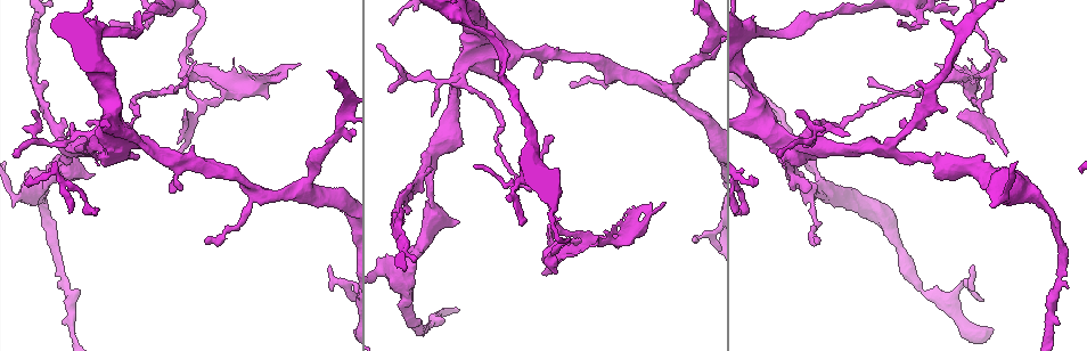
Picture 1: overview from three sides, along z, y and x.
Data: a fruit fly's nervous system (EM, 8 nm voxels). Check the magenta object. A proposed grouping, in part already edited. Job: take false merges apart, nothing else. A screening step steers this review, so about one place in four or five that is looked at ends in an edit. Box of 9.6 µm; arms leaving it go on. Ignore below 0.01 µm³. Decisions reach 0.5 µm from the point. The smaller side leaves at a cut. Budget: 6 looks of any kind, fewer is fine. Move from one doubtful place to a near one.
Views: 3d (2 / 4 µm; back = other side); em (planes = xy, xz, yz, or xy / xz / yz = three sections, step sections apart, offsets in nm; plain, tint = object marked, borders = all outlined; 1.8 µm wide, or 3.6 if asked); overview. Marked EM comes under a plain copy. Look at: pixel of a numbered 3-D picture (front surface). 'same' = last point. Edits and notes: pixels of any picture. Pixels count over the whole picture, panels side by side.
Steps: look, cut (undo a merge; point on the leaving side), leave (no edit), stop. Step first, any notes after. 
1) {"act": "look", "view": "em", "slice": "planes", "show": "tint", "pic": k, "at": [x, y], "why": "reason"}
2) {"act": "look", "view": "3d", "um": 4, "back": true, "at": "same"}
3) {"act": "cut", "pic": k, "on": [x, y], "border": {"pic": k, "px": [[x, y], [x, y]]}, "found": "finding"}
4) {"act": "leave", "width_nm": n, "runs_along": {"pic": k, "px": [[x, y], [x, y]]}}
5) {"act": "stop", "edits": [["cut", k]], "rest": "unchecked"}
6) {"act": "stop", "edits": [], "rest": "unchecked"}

{"act": "look", "view": "3d", "um": 4, "back": true, "pic": 1, "at": [549, 260], "why": "four or more arms meet"}

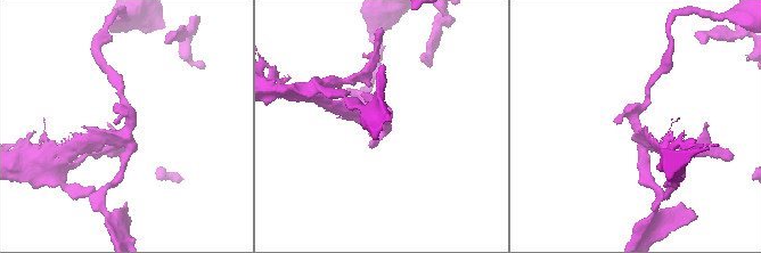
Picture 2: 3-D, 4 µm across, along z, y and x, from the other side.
{"act": "look", "view": "em", "slice": "xz", "step": 8, "show": "tint", "pic": 2, "at": [642, 137], "arms": 4, "why": "need the tissue"}

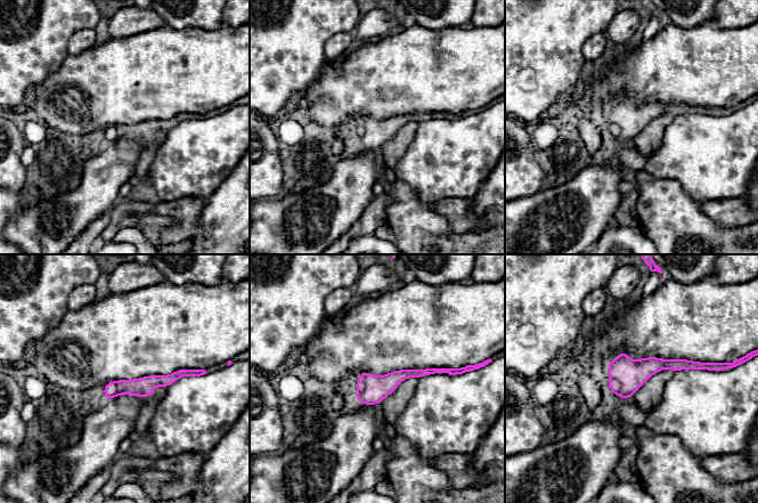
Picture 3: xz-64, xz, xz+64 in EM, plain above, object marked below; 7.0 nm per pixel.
{"act": "look", "view": "em", "slice": "planes", "show": "tint", "at": "same"}

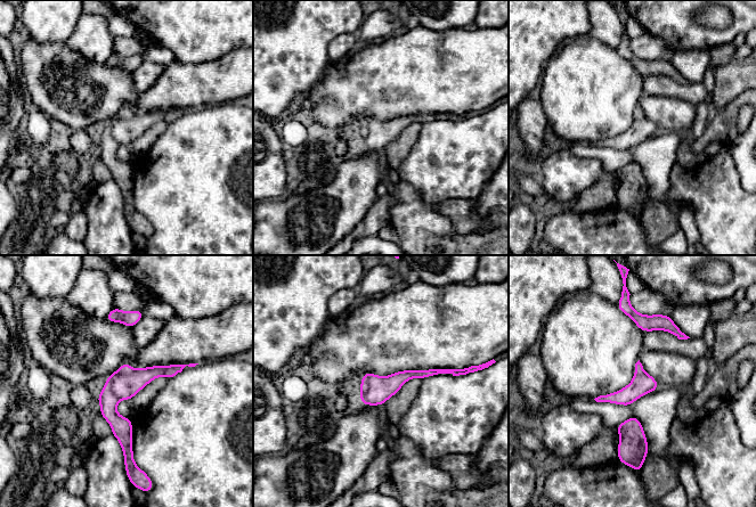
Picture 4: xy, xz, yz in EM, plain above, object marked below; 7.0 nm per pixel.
{"act": "leave", "found": "continuous, no second cell"}

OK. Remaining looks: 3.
{"act": "look", "view": "3d", "um": 2, "back": true, "pic": 1, "at": [462, 72], "why": "thick turns thin"}

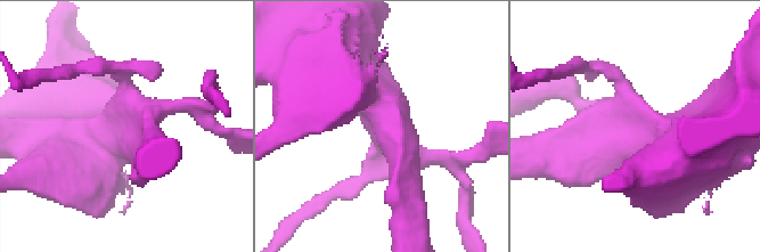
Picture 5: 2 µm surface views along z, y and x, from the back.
{"act": "look", "view": "em", "slice": "yz", "step": 8, "show": "tint", "pic": 5, "at": [391, 129], "arms": 4, "why": "shape alone is not enough"}

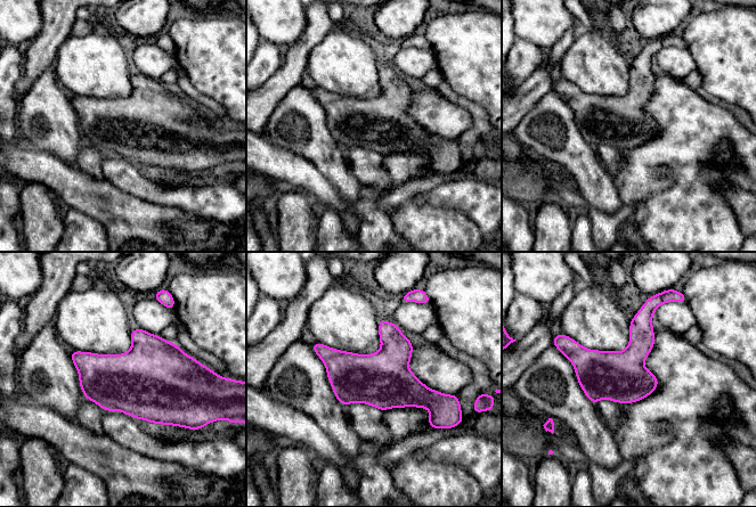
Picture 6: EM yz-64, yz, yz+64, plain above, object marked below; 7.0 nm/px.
{"act": "look", "view": "em", "slice": "xz", "step": 8, "show": "tint", "at": "same"}

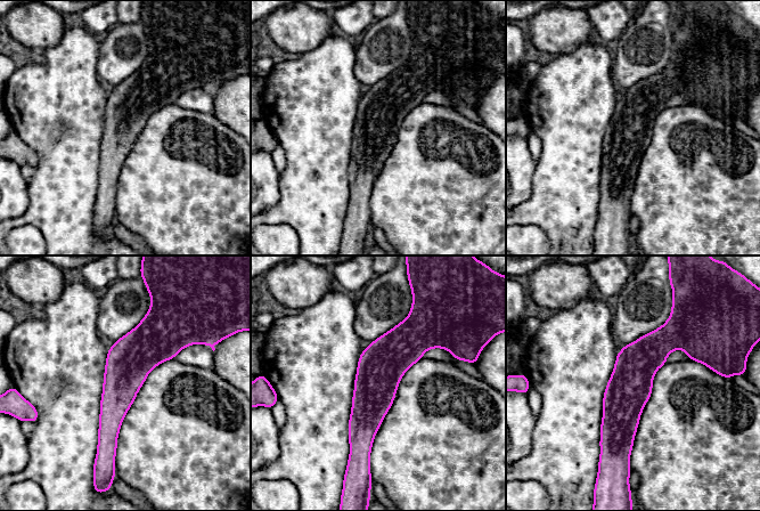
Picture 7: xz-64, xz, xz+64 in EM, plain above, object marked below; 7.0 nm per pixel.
{"act": "leave", "runs_along": {"pic": 7, "px": [[407, 322], [366, 451]]}, "found": "all the same cell"}

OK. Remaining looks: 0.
{"act": "stop", "edits": [], "rest": "unchecked"}

